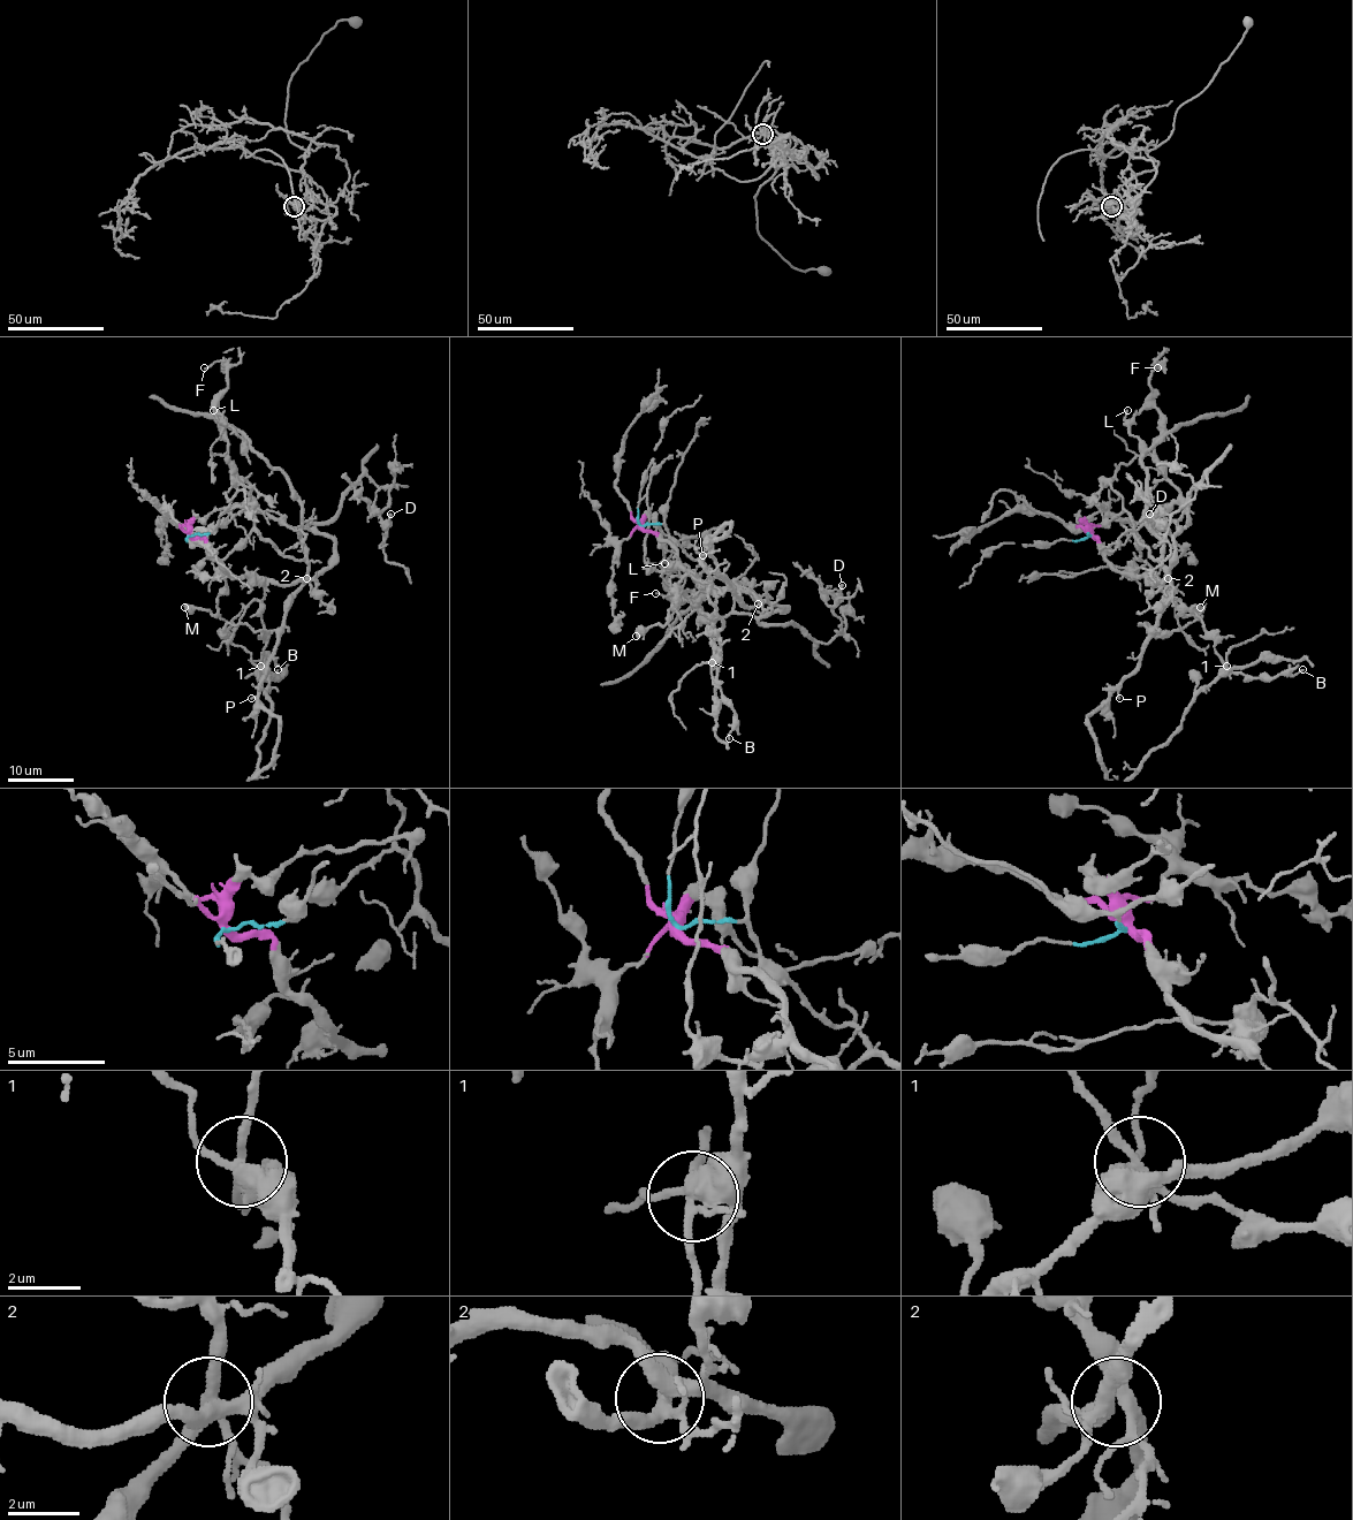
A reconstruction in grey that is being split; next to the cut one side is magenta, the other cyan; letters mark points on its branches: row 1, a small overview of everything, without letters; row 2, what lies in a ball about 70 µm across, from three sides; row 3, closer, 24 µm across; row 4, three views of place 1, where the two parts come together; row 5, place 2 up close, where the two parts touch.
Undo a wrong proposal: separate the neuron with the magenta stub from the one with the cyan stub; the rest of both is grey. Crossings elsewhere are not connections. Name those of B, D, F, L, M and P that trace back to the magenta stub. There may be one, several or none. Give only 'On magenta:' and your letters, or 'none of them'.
On magenta: B, D, F, L

